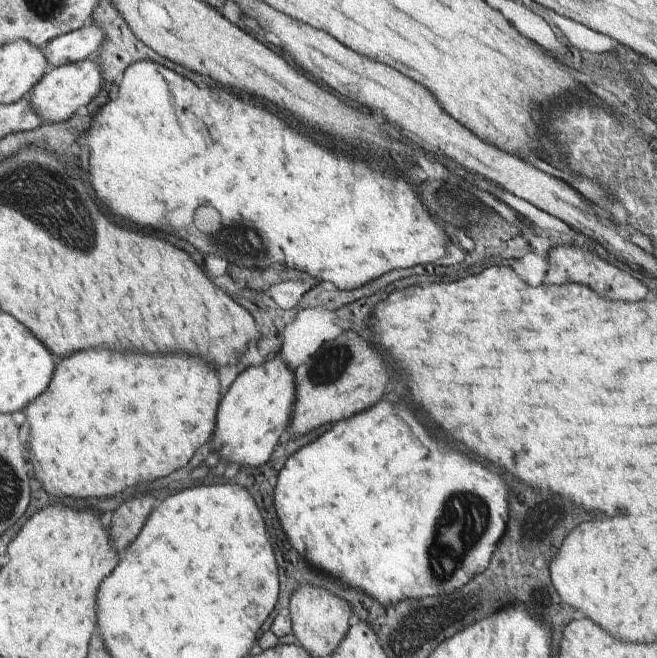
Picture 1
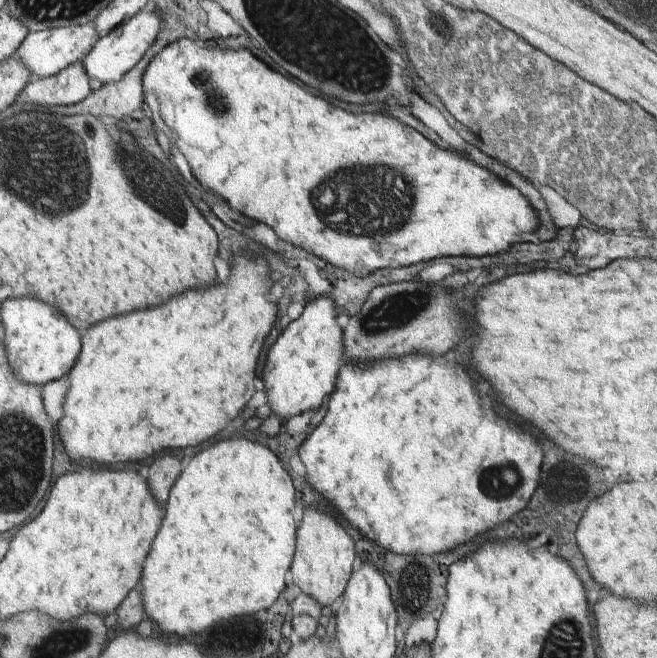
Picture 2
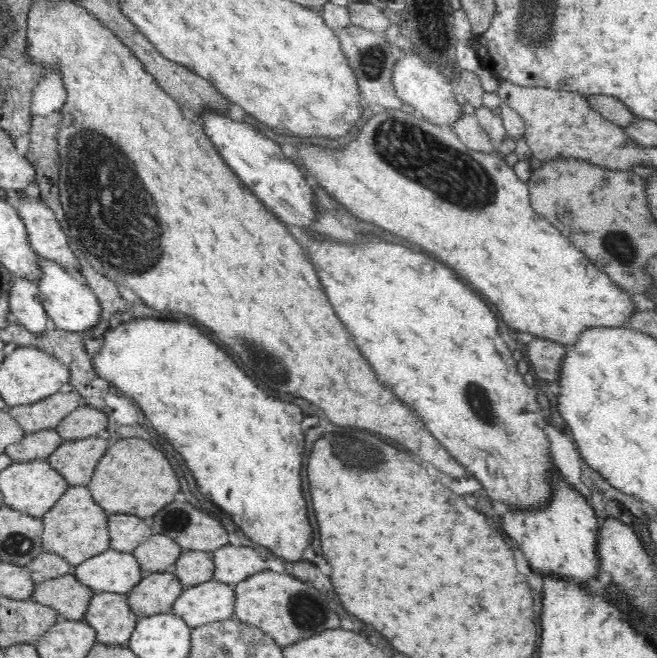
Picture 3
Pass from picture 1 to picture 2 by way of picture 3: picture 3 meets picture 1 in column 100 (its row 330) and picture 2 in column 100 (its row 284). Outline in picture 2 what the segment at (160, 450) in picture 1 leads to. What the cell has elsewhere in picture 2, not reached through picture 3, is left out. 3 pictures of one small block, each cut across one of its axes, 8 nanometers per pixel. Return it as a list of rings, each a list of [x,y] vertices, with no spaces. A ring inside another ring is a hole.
[[[240,251],[234,257],[234,266],[232,266],[232,274],[230,274],[228,284],[218,284],[218,286],[212,286],[208,290],[196,290],[196,292],[192,290],[192,292],[186,292],[182,296],[168,300],[164,306],[144,310],[144,312],[132,312],[132,314],[118,316],[118,318],[110,318],[110,320],[88,327],[84,333],[82,352],[75,362],[74,368],[67,374],[68,394],[64,397],[62,418],[58,420],[58,432],[60,432],[60,440],[62,440],[66,454],[70,454],[70,458],[76,462],[82,462],[82,460],[86,462],[90,456],[90,462],[96,462],[100,466],[112,468],[116,464],[132,462],[137,467],[137,464],[142,460],[148,460],[150,456],[154,456],[160,450],[200,446],[202,442],[210,440],[220,430],[224,430],[228,426],[228,422],[232,422],[232,419],[240,414],[240,410],[250,402],[250,398],[254,394],[254,378],[256,378],[258,358],[260,358],[264,340],[272,332],[272,324],[276,320],[276,304],[266,300],[266,292],[270,290],[270,280],[266,278],[266,274],[268,274],[268,265],[262,256],[244,254],[243,251]]]

